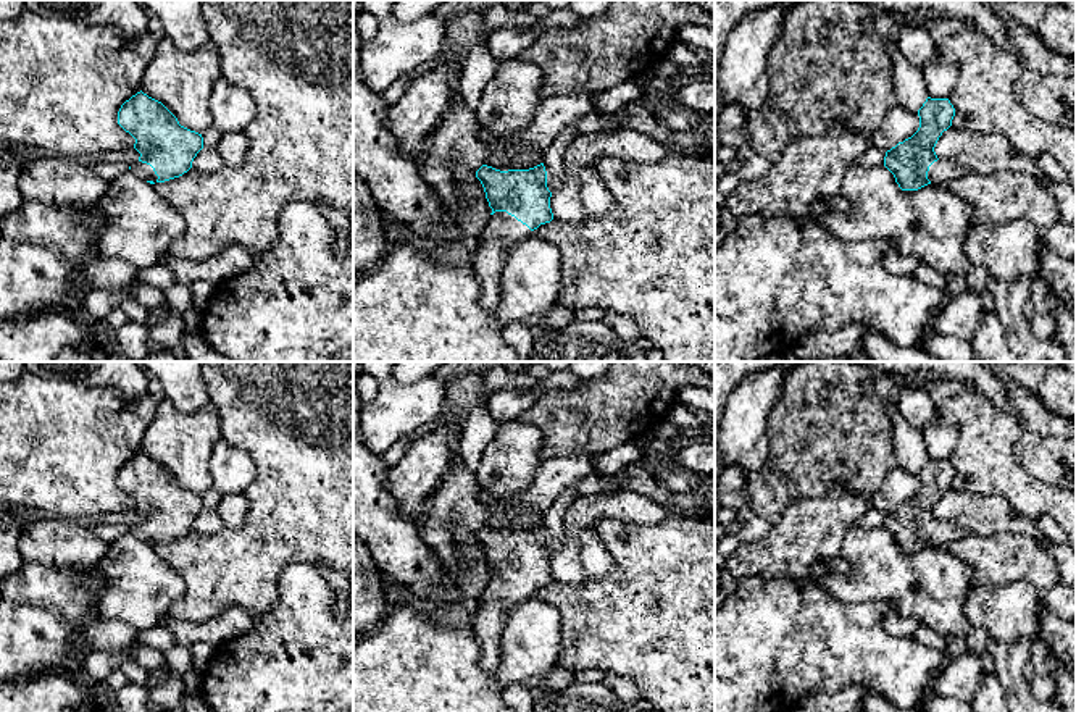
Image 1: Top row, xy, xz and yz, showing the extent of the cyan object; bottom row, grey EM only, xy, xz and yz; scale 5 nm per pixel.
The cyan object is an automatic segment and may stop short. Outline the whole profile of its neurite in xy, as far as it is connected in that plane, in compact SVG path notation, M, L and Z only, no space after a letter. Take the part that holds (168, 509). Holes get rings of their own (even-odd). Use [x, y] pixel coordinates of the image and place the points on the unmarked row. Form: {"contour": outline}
{"contour": "M142 452L121 467L118 486L136 500L140 515L129 533L150 546L182 538L203 510L202 496L181 488L161 463Z"}

